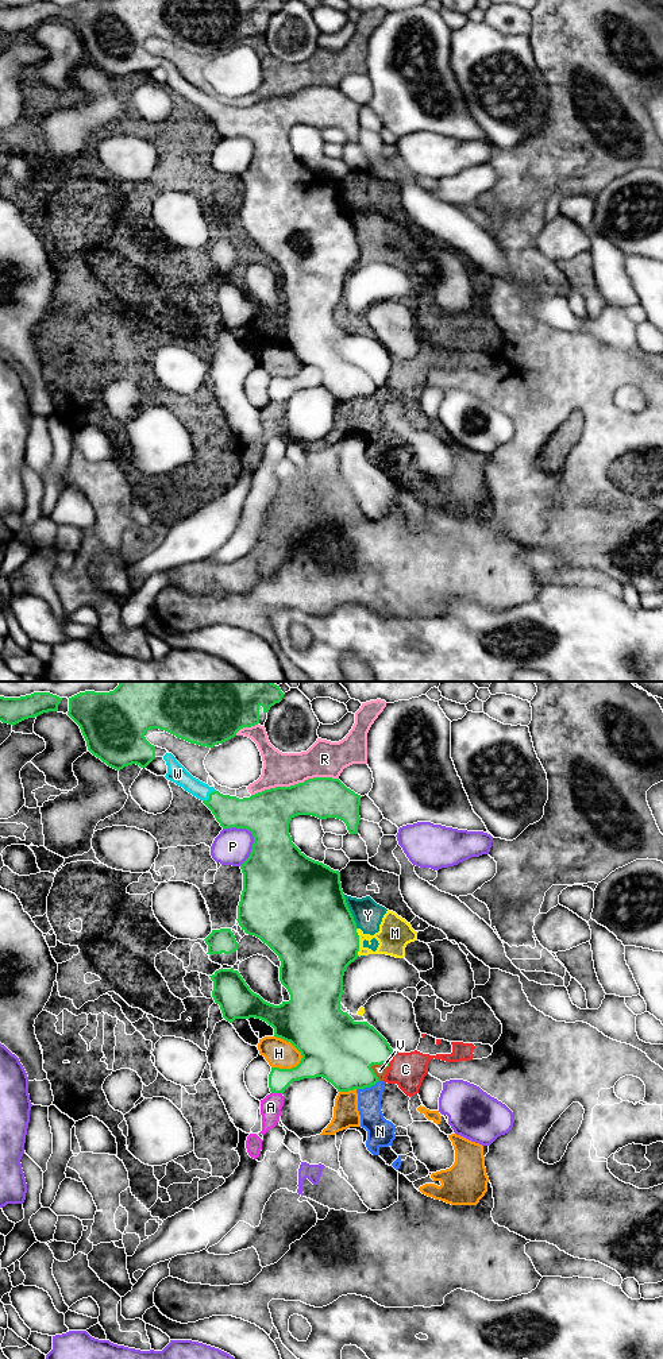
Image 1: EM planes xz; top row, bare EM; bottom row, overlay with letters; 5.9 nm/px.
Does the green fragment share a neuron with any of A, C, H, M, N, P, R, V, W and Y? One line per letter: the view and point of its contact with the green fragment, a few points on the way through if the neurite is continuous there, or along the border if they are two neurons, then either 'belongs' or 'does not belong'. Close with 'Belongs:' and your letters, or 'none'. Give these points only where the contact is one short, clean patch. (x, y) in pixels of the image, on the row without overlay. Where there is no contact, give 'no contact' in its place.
A: meets green in xz at (277, 401); border along xz (272, 401), (281, 404); does not belong
C: meets green in xz at (390, 367); border along xz (393, 359), (388, 374); does not belong
H: meets green in xz at (295, 355); does not belong
M: meets green in xz at (358, 251); does not belong
N: meets green in xz at (367, 396); does not belong
P: meets green in xz at (253, 145); does not belong
R: meets green in xz at (295, 93); does not belong
V: meets green in xz at (370, 377); belongs
W: meets green in xz at (209, 105); belongs
Y: meets green in xz at (350, 220); does not belong
Belongs: V, W

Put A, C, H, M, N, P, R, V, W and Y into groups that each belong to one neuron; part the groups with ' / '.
A C H M N Y / P / R / V W

